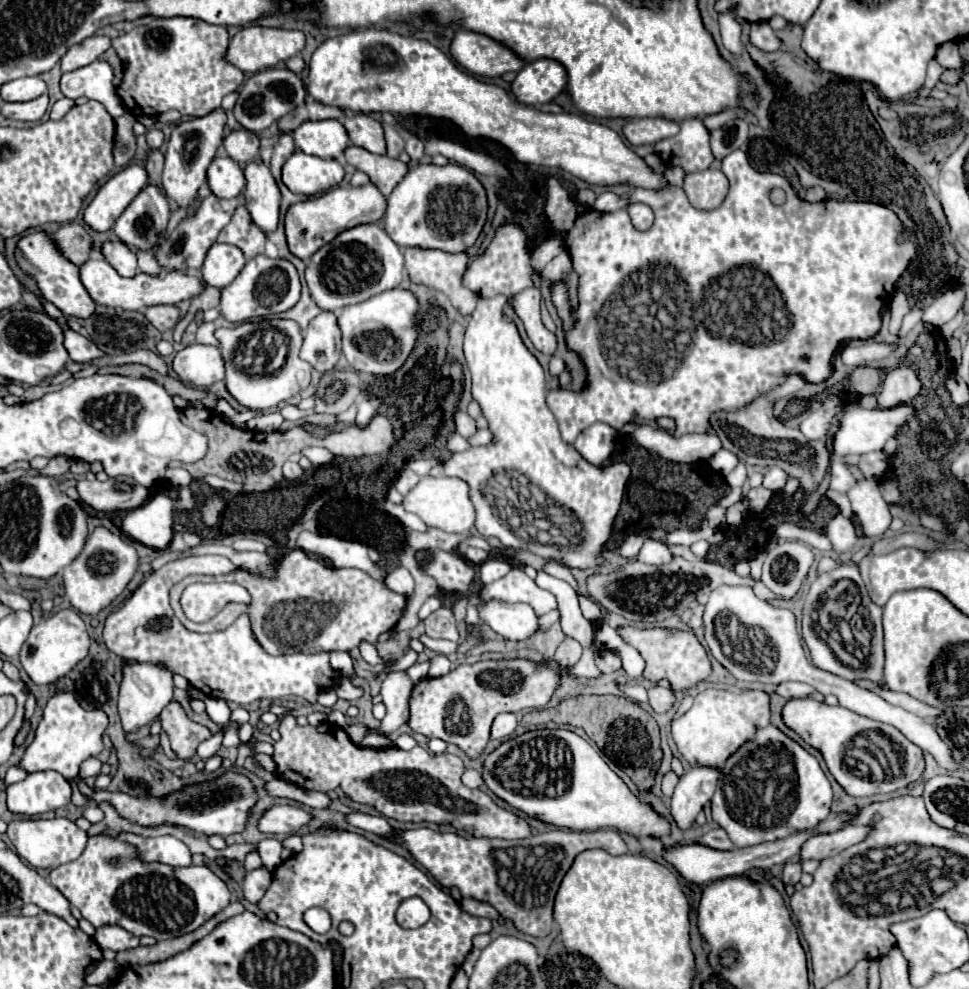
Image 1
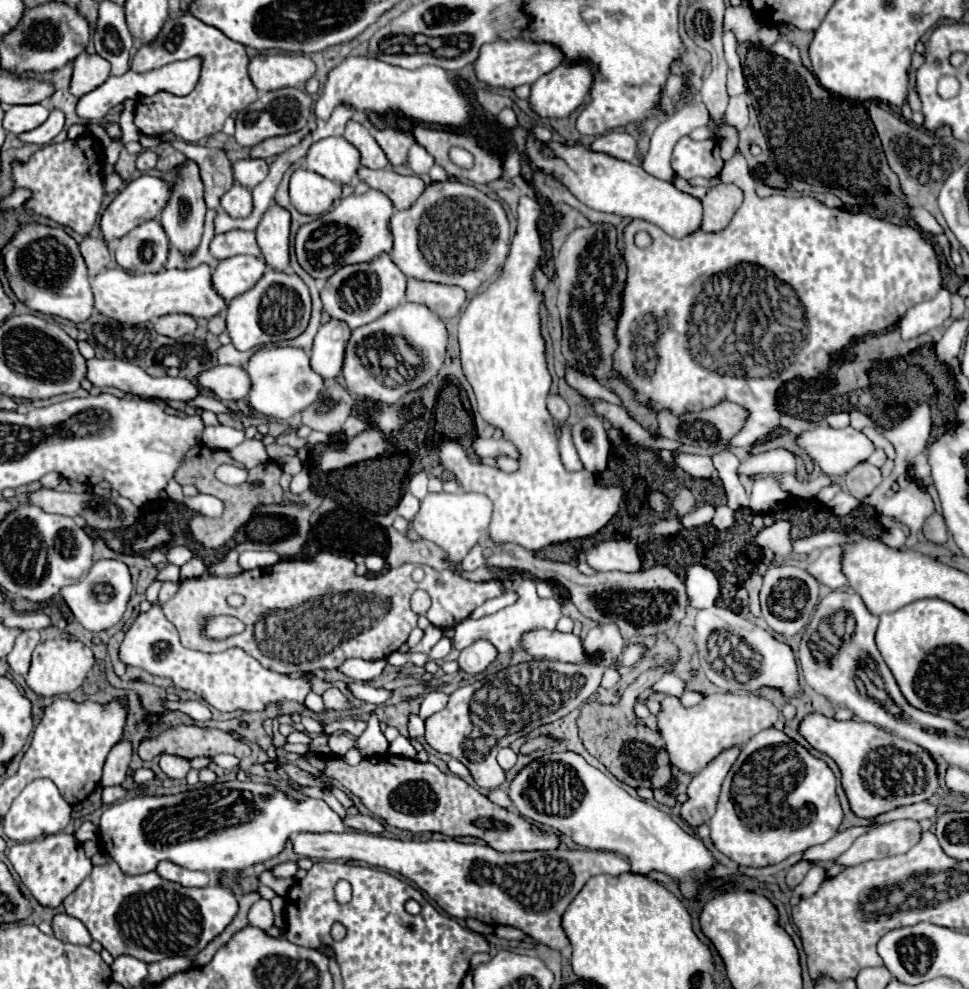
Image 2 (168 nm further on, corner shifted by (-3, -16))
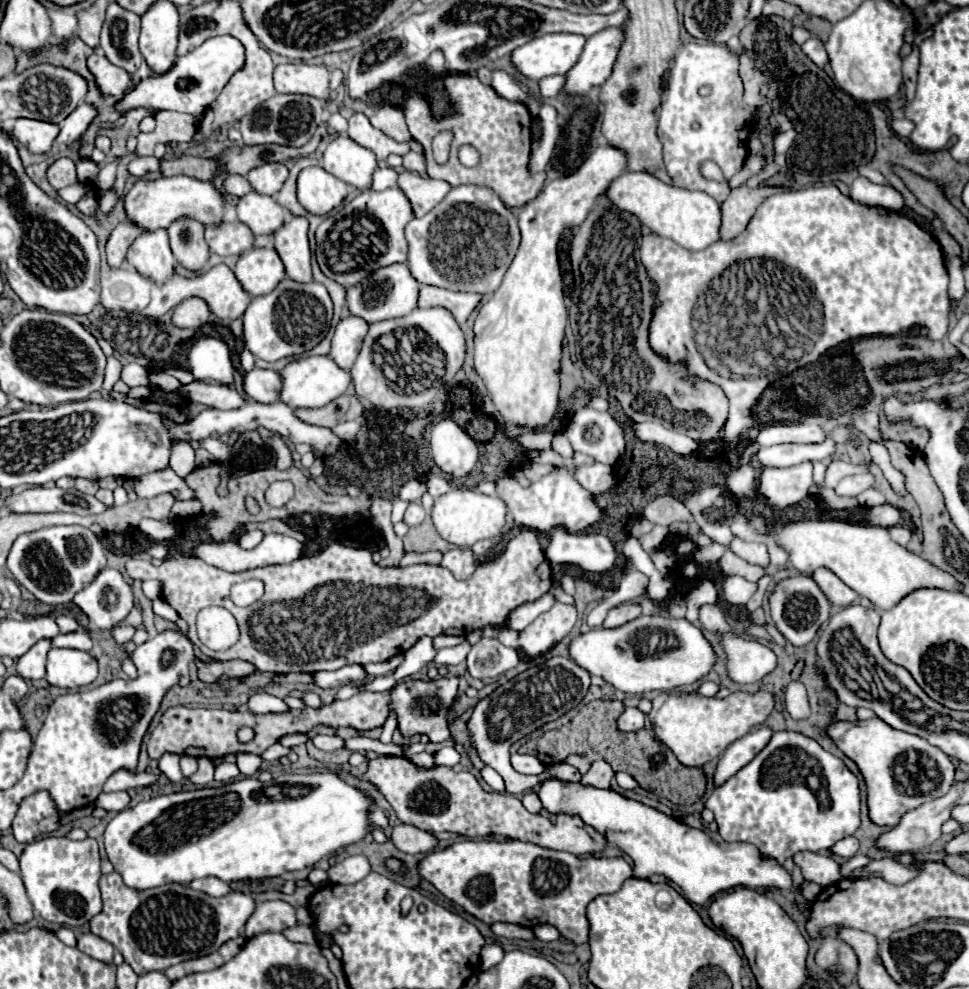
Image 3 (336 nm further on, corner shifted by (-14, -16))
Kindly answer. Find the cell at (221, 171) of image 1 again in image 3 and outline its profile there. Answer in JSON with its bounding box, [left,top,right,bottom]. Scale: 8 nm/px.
[238,192,286,234]

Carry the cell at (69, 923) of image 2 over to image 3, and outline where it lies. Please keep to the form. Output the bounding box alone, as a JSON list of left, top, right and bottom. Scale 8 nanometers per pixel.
[78,934,114,964]

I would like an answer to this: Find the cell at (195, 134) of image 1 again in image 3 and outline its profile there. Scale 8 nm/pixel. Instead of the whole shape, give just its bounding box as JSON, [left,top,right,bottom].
[168,220,210,272]

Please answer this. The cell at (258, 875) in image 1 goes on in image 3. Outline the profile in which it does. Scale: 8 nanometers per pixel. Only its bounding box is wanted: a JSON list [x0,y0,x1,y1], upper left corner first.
[246,902,296,936]

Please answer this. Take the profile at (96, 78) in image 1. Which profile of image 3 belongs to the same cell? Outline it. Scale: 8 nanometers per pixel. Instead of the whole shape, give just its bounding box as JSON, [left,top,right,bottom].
[118,36,246,116]

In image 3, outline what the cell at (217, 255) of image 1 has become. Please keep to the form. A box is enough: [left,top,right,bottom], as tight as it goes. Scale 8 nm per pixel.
[234,248,286,296]

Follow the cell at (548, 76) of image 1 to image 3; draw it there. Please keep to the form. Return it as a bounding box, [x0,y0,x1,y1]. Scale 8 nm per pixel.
[564,26,624,96]

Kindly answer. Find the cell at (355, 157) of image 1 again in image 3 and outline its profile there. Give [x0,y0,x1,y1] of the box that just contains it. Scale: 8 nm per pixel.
[398,172,452,218]

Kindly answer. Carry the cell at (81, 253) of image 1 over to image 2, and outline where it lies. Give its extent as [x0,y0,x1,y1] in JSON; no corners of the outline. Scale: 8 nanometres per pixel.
[79,236,111,278]

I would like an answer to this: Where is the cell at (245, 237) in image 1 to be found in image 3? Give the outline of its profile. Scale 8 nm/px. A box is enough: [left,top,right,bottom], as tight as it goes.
[204,222,254,256]

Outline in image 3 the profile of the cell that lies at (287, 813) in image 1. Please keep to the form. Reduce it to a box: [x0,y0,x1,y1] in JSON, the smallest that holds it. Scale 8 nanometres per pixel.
[420,840,632,946]

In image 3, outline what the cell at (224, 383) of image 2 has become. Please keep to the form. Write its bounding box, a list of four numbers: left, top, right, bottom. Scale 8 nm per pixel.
[244,368,282,404]

